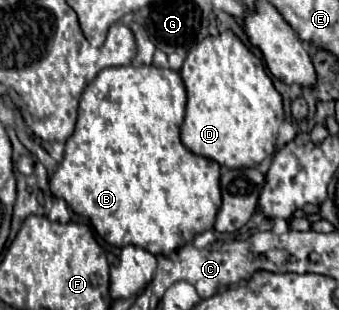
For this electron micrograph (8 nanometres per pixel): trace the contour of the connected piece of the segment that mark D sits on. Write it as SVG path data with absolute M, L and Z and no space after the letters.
M223 31L217 37L207 37L201 43L193 45L179 75L187 89L187 111L181 125L181 141L189 151L231 169L257 167L267 155L273 153L279 125L285 119L283 101L273 87L263 61L233 31Z

